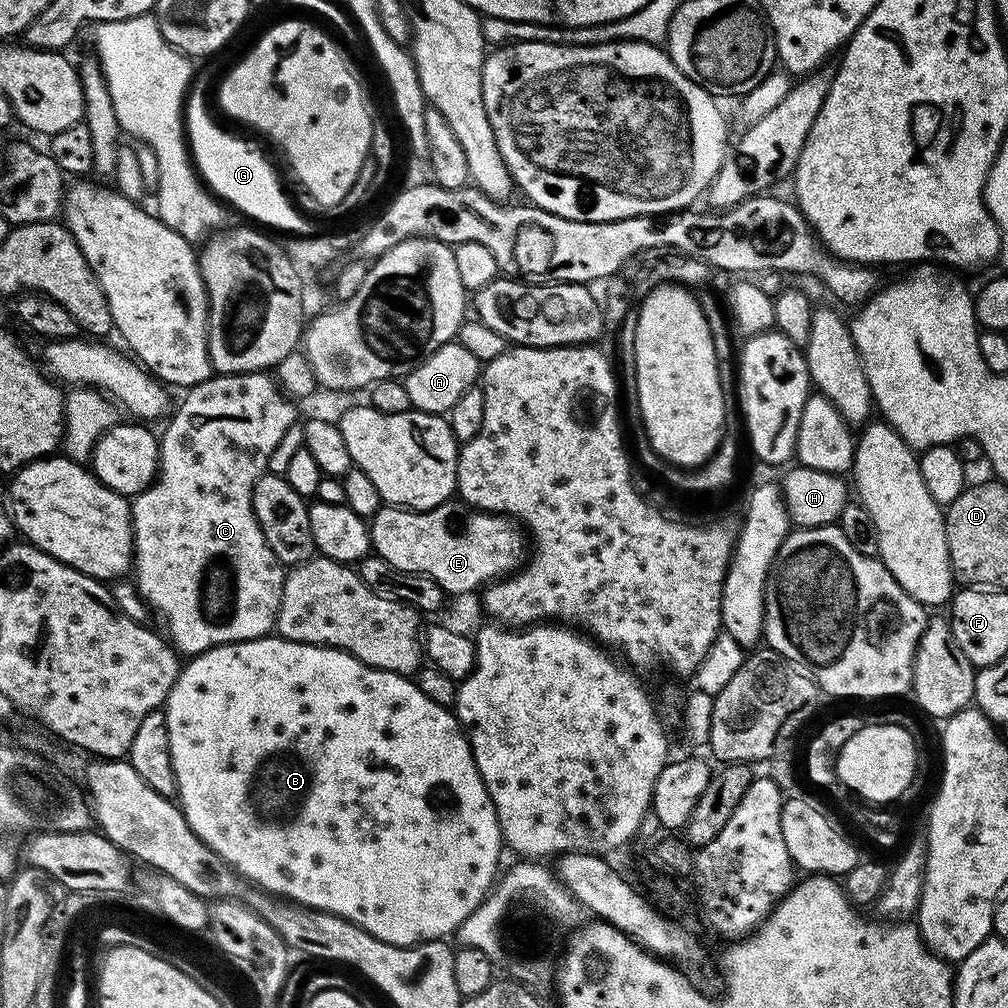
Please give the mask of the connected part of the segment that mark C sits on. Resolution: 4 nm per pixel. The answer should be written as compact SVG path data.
M267 371L263 372L229 372L227 374L213 374L209 380L196 384L190 389L187 389L183 393L184 401L175 408L171 413L172 421L164 428L164 436L159 437L158 443L160 445L160 467L158 469L158 475L152 485L144 492L140 493L139 496L135 497L131 501L132 506L132 554L134 557L134 583L138 591L140 591L140 597L143 598L144 603L148 605L149 609L153 613L161 612L164 615L164 624L168 627L166 631L167 639L170 641L173 648L176 649L177 653L185 654L199 654L205 652L207 648L217 648L220 644L237 644L243 640L259 640L261 636L267 636L275 629L276 626L276 615L280 609L280 603L282 602L282 586L284 585L284 577L286 575L285 565L281 564L280 560L274 554L274 550L270 550L270 546L266 542L266 538L262 534L262 530L258 526L258 518L254 514L252 509L252 491L254 486L260 481L260 476L268 472L268 459L270 454L274 454L274 446L278 446L278 441L282 439L282 434L286 434L286 430L290 430L292 424L297 423L298 416L296 416L296 408L291 399L282 391L280 385Z

